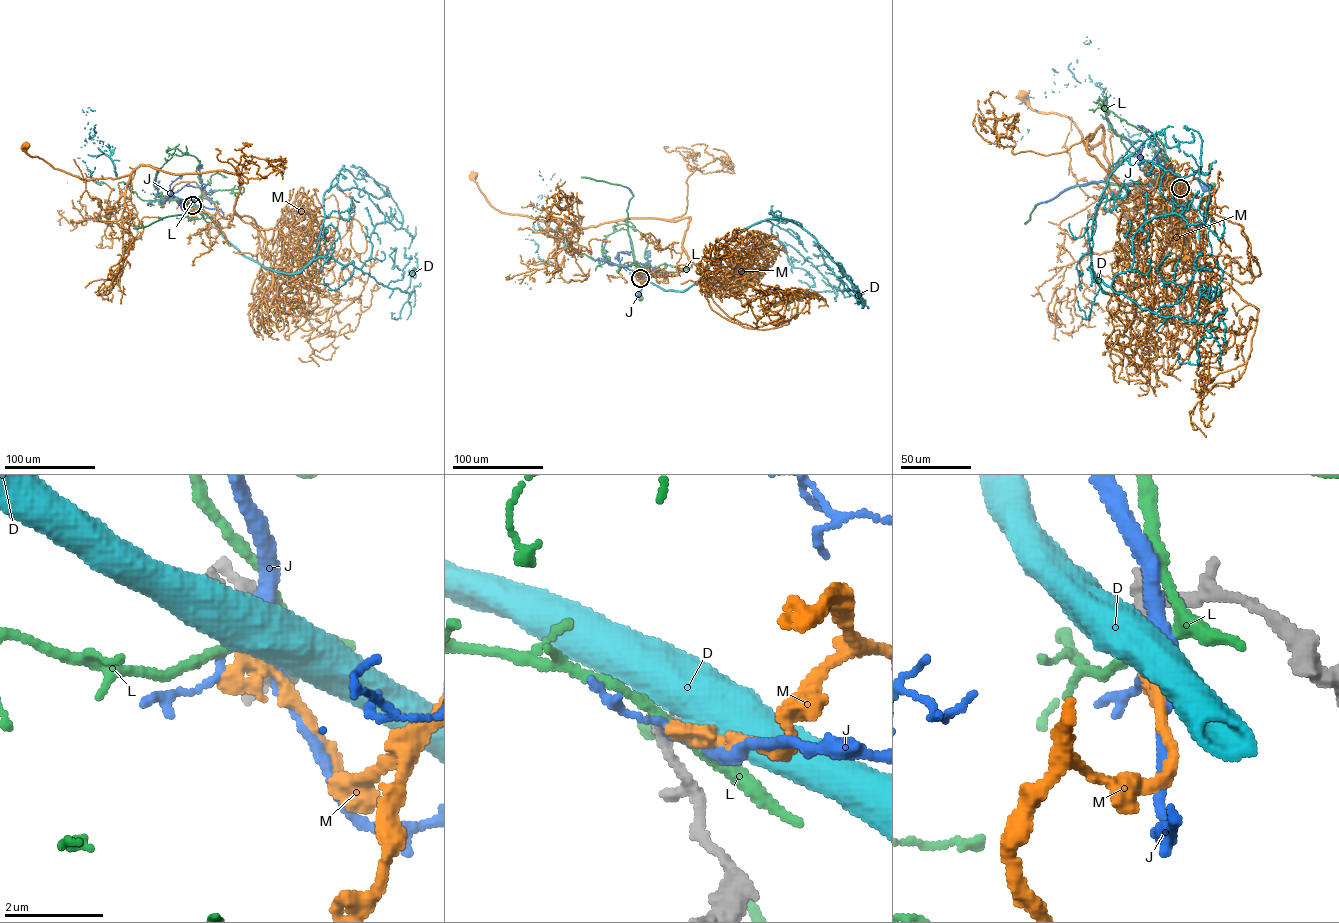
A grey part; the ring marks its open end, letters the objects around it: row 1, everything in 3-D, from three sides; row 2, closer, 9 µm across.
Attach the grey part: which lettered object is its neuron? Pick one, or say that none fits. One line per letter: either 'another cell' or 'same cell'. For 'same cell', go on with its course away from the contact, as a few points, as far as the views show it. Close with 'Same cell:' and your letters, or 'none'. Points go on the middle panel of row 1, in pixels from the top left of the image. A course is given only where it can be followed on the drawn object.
D: another cell
J: another cell
L: another cell
M: same cell; it runs (639, 277), (680, 272), (688, 262), (682, 247), (690, 217), (582, 228), (538, 220), (495, 209), (473, 176)
Same cell: M

